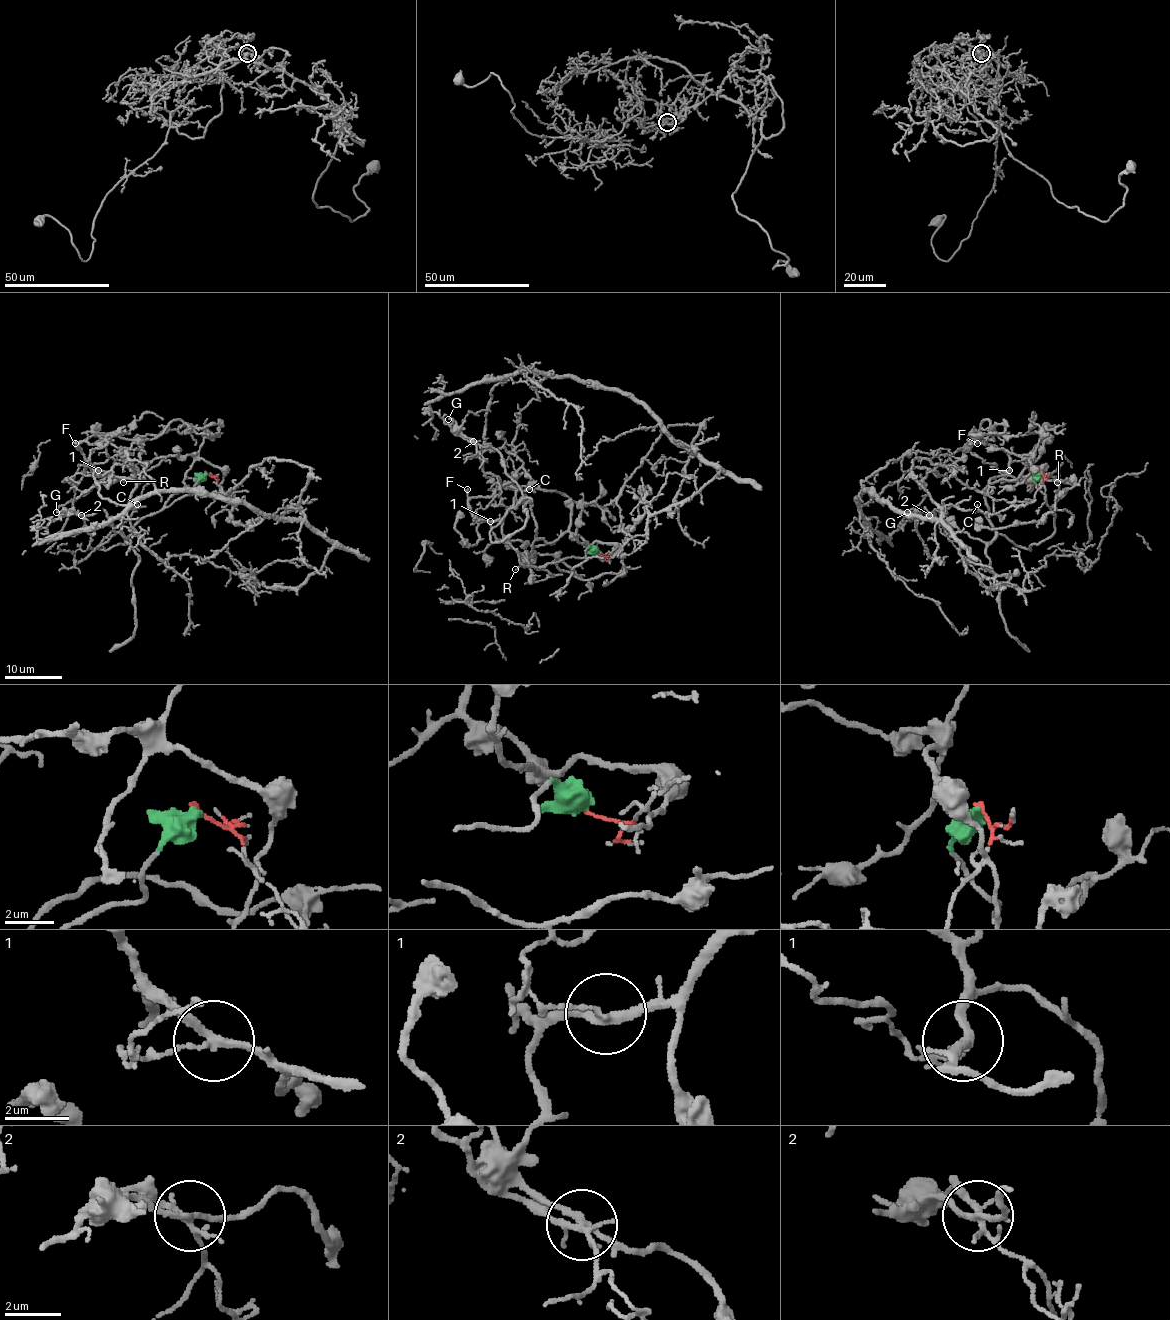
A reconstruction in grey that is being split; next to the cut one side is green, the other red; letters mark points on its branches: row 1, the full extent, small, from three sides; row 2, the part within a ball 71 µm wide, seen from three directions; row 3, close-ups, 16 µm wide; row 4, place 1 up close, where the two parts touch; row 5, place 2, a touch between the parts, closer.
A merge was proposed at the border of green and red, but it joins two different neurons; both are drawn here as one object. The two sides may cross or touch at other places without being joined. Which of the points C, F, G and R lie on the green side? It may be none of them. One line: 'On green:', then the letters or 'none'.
On green: C, F, G, R

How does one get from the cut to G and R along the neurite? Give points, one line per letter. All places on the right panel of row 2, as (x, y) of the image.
G: (1041, 472), (1035, 483), (1055, 530), (1029, 550), (997, 532), (981, 542), (935, 509), (907, 512)
R: (1041, 472), (1035, 483), (1055, 530), (1019, 547), (994, 527), (987, 485), (1004, 475), (1058, 482)

